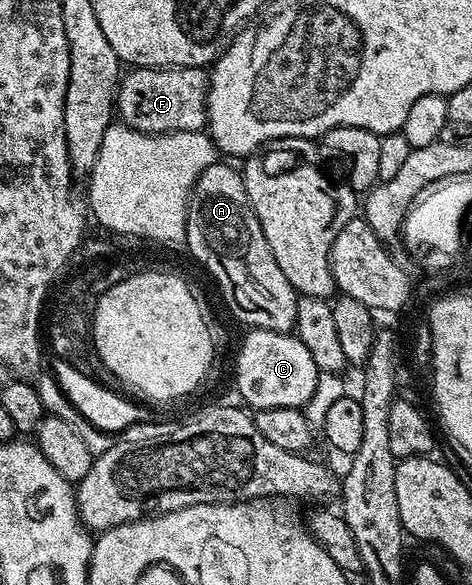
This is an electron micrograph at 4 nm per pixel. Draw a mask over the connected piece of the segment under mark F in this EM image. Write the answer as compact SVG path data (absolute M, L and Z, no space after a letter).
M142 66L132 68L121 77L116 91L115 105L118 114L128 121L134 130L143 130L145 134L171 134L173 130L203 131L206 126L206 107L210 89L210 74L199 66L181 66L179 68L153 68Z

